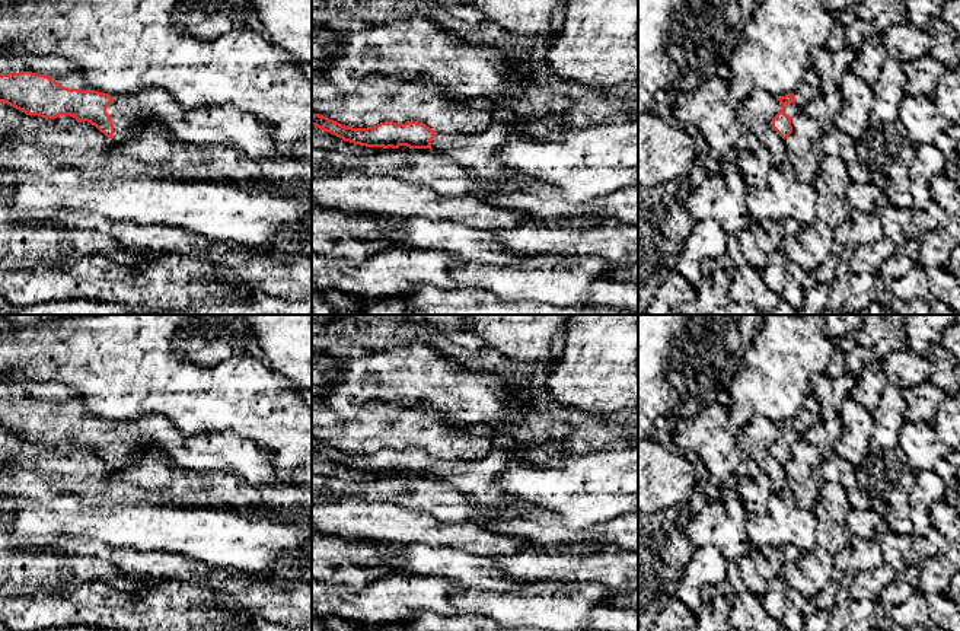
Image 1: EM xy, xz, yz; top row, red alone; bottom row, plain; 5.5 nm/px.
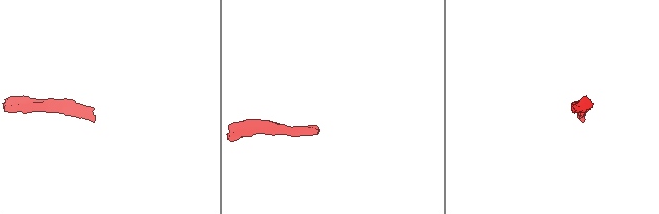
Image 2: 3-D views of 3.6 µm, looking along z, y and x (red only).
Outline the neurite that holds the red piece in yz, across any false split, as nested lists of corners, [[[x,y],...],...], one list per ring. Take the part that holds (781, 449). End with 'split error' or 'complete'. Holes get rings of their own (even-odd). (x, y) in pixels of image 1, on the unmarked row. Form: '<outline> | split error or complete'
[[[791,420],[778,424],[778,427],[781,436],[771,450],[772,455],[785,466],[792,459],[791,446],[801,437],[801,434],[795,430],[795,424]]] | split error

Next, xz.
[[[312,440],[312,452],[344,468],[366,474],[398,475],[399,472],[406,472],[409,475],[437,477],[481,472],[485,482],[497,481],[507,471],[511,460],[510,452],[500,444],[495,444],[481,460],[437,459],[418,447],[408,447],[405,450],[385,447],[374,453],[353,455],[319,440]]] | split error

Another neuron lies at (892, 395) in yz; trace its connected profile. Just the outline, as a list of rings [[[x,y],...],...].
[[[889,383],[881,393],[878,407],[873,411],[870,450],[884,450],[899,446],[902,427],[908,421],[905,411],[906,402],[902,391]]]

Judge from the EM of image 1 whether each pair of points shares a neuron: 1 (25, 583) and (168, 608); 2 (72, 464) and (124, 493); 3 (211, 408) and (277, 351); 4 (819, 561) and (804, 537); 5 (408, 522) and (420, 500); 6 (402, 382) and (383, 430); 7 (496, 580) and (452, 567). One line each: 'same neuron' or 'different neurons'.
1: different neurons
2: same neuron
3: different neurons
4: different neurons
5: different neurons
6: different neurons
7: same neuron

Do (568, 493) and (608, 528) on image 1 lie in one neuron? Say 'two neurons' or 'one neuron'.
two neurons

